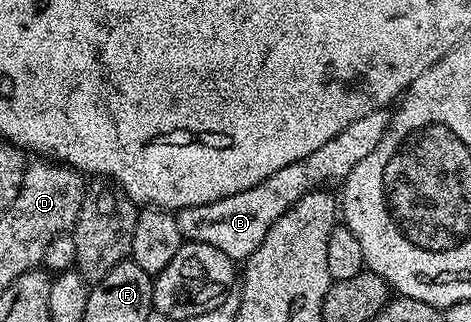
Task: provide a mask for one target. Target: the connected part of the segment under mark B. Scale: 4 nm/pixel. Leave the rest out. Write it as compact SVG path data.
M387 109L375 110L370 116L362 116L354 124L350 124L334 140L326 140L318 152L310 152L302 160L294 164L286 164L274 176L254 184L254 188L246 188L246 192L234 192L234 196L226 196L222 200L214 200L210 204L188 206L185 210L175 211L176 223L181 235L189 242L201 242L218 248L218 252L226 252L233 260L249 258L262 244L266 232L295 202L311 190L331 187L331 182L343 183L350 172L363 158L370 156L374 148L378 148L378 140L388 130L390 114Z

